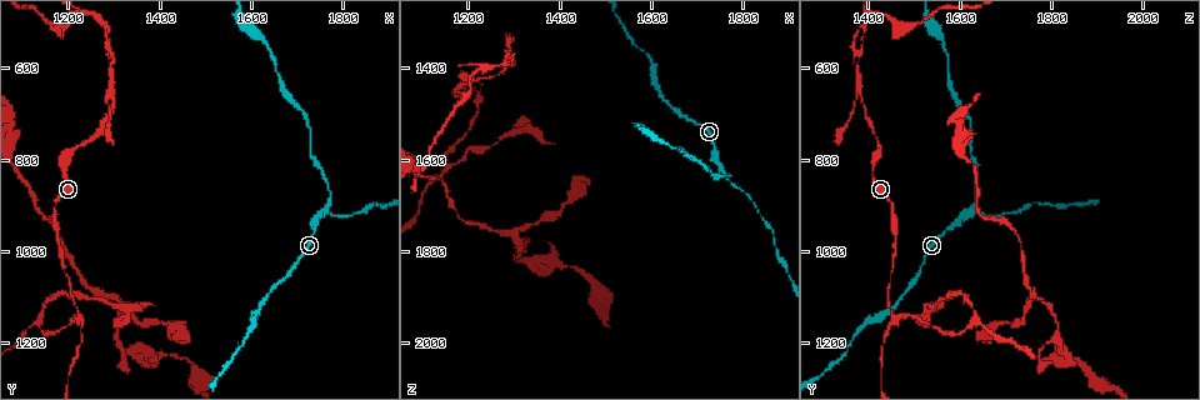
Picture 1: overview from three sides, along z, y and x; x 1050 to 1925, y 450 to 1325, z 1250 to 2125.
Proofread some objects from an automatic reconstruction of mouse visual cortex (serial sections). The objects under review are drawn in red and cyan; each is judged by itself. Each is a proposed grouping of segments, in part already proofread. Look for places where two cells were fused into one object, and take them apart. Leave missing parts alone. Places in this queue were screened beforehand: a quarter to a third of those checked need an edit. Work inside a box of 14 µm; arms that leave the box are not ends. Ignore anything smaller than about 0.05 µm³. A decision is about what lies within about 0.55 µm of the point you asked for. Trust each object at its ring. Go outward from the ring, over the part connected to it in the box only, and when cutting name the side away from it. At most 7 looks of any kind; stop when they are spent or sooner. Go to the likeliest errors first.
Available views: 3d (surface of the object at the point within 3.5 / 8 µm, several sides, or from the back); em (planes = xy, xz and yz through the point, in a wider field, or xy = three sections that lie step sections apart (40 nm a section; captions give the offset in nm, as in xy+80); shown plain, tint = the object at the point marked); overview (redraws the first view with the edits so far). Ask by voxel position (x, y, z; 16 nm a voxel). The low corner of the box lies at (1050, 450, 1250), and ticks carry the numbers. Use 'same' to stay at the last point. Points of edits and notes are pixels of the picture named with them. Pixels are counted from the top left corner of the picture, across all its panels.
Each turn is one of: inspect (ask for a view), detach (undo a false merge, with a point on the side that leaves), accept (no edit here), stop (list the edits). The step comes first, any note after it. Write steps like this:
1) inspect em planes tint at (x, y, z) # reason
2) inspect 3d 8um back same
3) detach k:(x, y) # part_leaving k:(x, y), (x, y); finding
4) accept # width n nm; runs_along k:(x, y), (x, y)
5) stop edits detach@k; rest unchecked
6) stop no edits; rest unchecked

inspect 3d 3.5um at (1220, 1140, 1460) # abrupt turn

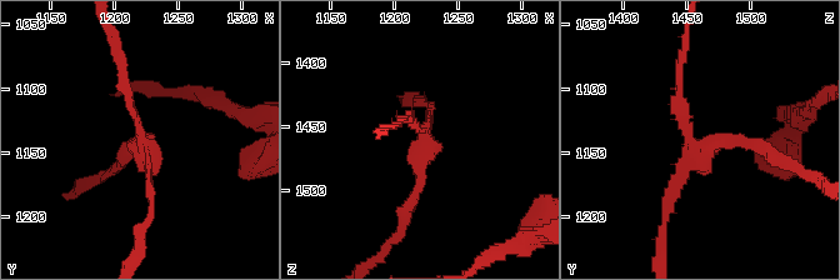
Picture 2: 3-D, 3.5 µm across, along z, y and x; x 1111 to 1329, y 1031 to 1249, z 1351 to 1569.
inspect em xy step 3 tint at (1224, 1144, 1462) # arms 3; arm_widths 150, 150, 150 nm

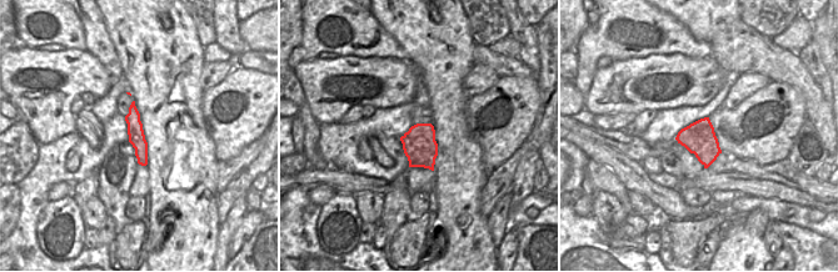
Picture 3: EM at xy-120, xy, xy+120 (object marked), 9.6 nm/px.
detach 2:(754, 144) # part_leaving 2:(698, 145), (749, 141), (804, 173); two cells meet here

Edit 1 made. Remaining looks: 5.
inspect overview # see it whole again

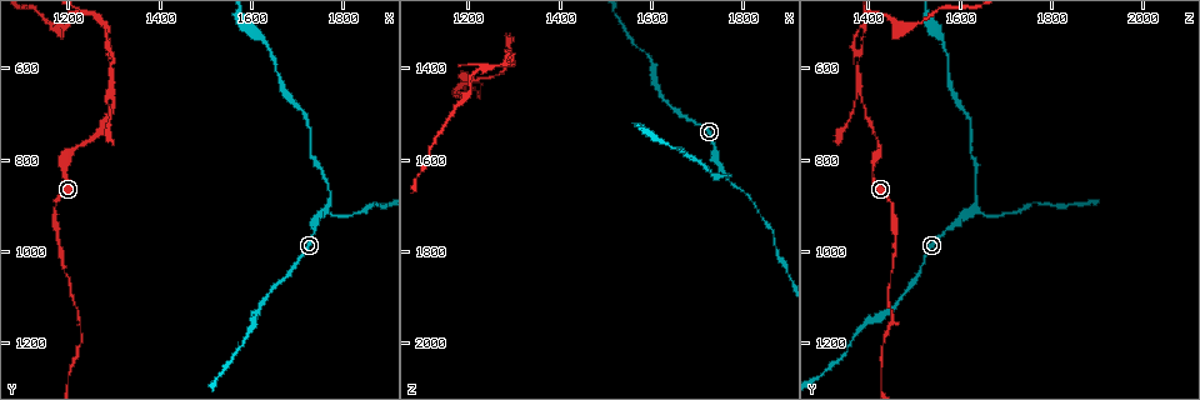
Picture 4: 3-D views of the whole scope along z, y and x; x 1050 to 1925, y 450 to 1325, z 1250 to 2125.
inspect 3d 3.5um at (1300, 655, 1380) # branch point

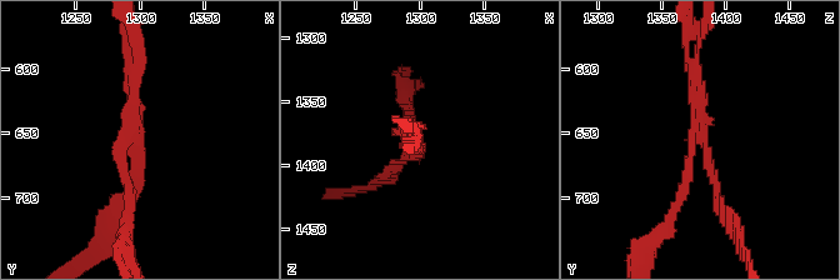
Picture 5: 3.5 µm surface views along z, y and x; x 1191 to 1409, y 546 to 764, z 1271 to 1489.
inspect em planes tint at (1298, 652, 1382) # shape alone is not enough

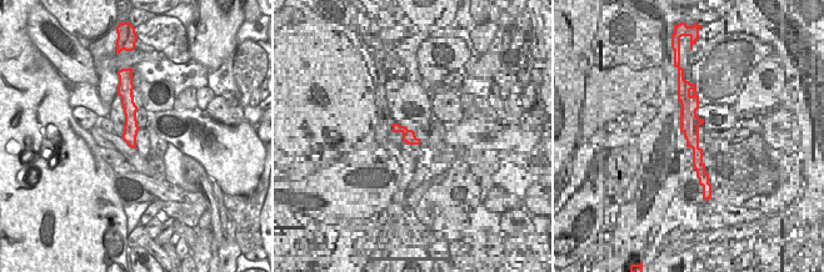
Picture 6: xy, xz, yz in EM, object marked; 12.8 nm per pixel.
inspect em xy step 5 tint same

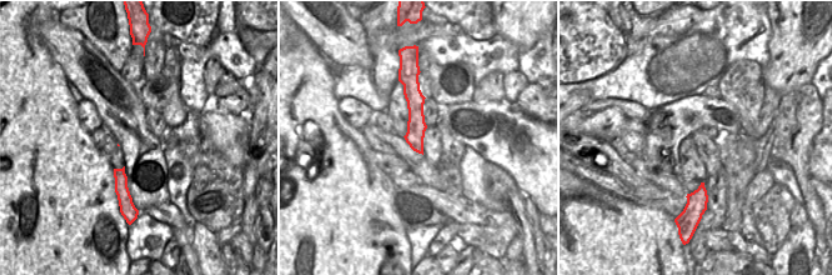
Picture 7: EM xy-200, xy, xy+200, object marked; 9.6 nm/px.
detach 5:(125, 181) # width 190 nm; part_leaving 5:(691, 64), (685, 48), (685, 33); two cells meet here

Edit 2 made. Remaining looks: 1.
stop edits detach@2, detach@5; rest unchecked

